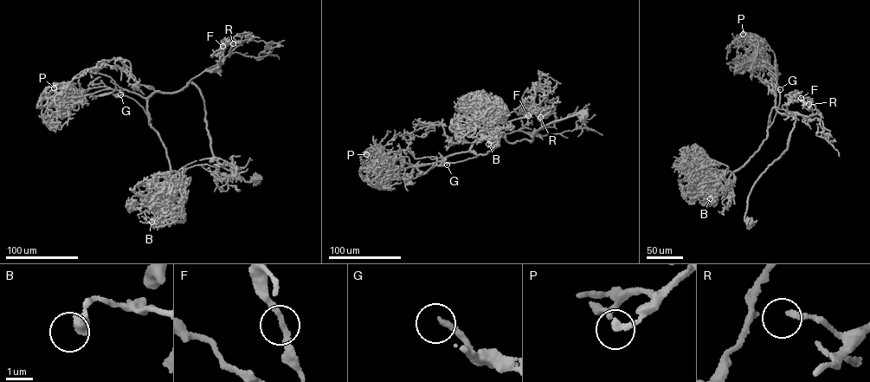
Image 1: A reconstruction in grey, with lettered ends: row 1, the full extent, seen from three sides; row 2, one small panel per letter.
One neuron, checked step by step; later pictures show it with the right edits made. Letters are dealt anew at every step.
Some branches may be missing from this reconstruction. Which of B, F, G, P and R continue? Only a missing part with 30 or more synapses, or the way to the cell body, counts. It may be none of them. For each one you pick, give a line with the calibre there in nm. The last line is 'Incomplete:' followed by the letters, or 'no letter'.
G: Thickness 240 nm
Incomplete: G

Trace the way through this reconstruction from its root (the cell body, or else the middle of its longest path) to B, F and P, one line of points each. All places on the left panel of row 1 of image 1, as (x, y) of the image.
B: (255, 179), (246, 182), (215, 158), (193, 83), (155, 92), (149, 124), (173, 184), (152, 207), (151, 222)
F: (255, 179), (246, 182), (215, 158), (201, 92), (193, 83), (187, 85), (203, 72), (217, 70), (222, 46)
P: (255, 179), (246, 182), (215, 158), (193, 83), (144, 98), (106, 87), (54, 87)

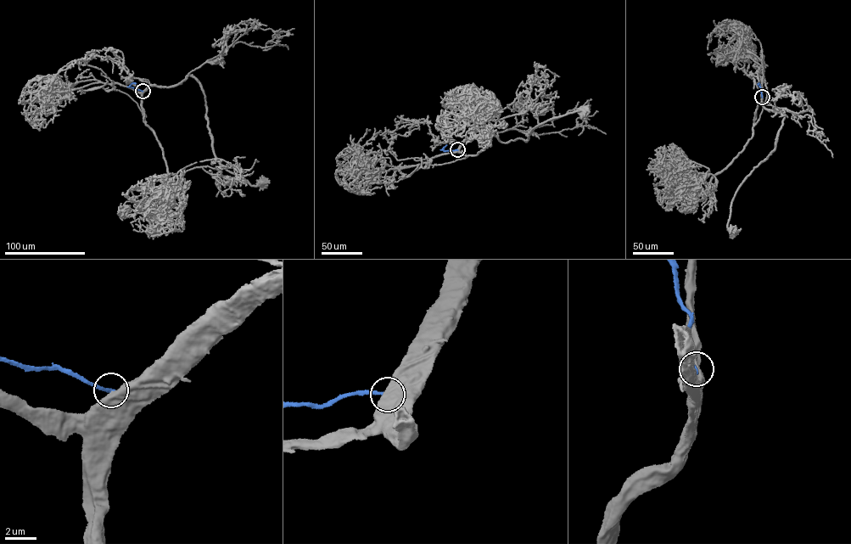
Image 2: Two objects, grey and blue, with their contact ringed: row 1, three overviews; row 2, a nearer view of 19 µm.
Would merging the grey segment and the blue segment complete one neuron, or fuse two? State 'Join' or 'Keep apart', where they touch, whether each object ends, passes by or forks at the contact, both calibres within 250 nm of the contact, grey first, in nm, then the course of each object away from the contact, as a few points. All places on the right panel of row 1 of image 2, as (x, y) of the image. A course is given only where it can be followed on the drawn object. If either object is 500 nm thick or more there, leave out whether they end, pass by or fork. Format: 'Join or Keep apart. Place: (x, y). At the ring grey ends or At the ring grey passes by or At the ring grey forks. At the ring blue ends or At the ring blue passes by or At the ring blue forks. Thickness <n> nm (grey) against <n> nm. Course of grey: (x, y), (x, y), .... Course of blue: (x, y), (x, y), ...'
Keep apart. Place: (762, 97). Thickness 750 nm (grey) against 220 nm. Course of grey: (762, 97), (767, 110), (785, 115), (775, 148), (736, 191), (726, 227), (731, 232). Course of blue: (762, 97), (758, 84)

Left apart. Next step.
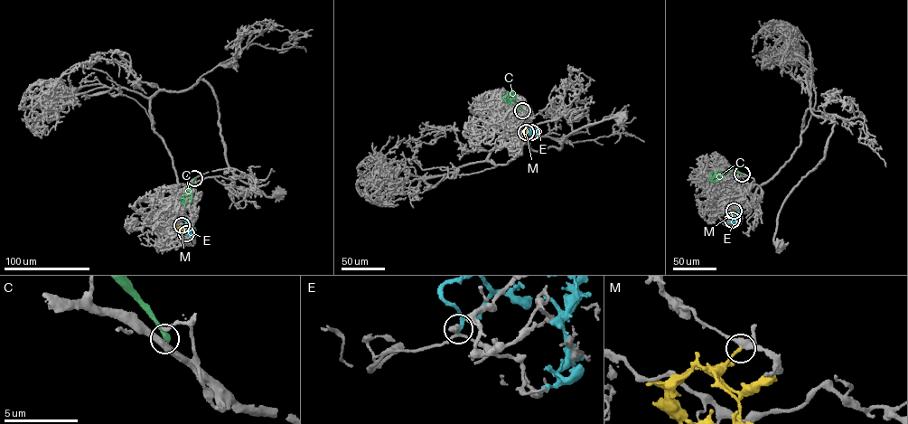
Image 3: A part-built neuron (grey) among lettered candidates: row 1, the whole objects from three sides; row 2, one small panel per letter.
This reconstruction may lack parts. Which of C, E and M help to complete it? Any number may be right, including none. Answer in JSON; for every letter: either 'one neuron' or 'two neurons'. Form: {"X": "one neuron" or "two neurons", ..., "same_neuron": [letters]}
{"C": "two neurons", "E": "two neurons", "M": "two neurons", "same_neuron": []}

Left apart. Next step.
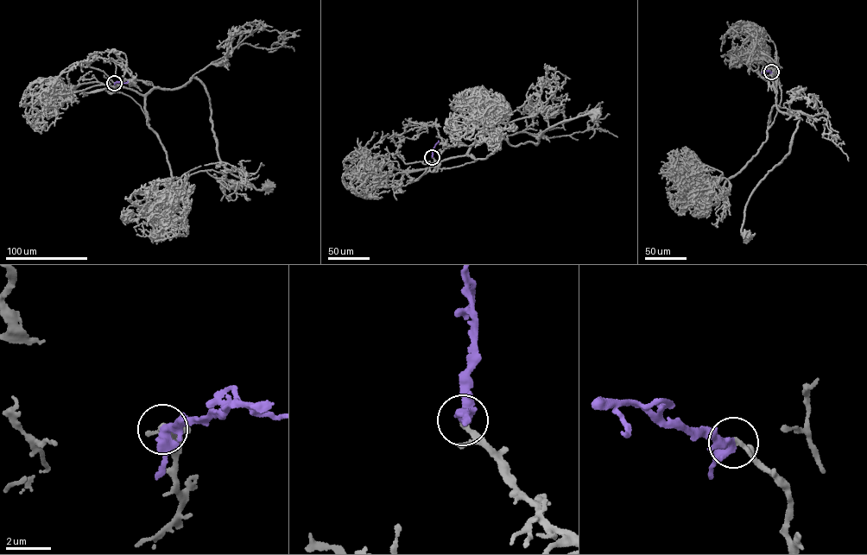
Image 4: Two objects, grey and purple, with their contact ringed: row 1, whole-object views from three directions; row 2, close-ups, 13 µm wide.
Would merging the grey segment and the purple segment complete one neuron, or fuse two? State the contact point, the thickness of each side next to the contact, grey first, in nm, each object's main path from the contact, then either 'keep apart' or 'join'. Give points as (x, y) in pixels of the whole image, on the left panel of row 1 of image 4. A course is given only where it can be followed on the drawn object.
place (114, 83); calibres 150 and 360 nm; course grey (114, 83), (148, 124), (148, 93), (196, 78), (209, 97), (220, 162), (256, 189), (268, 187); course purple (114, 83), (127, 81); join

